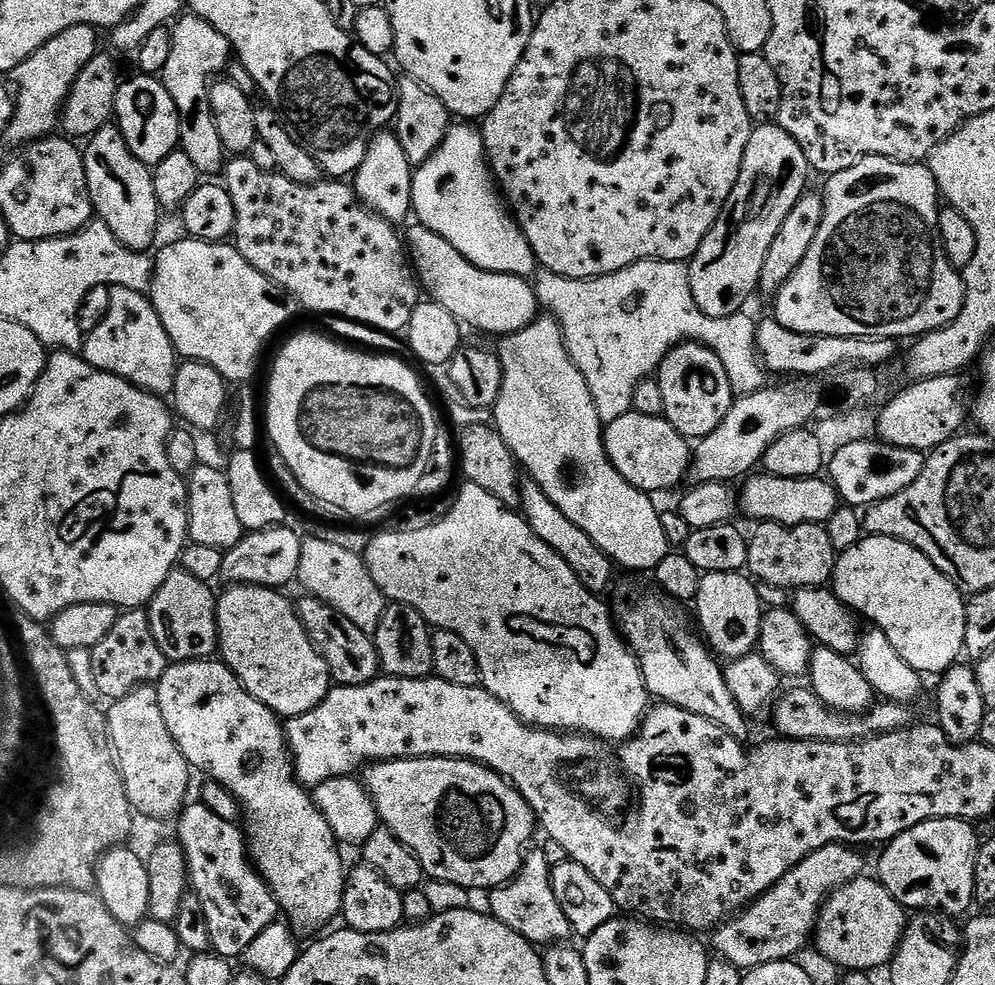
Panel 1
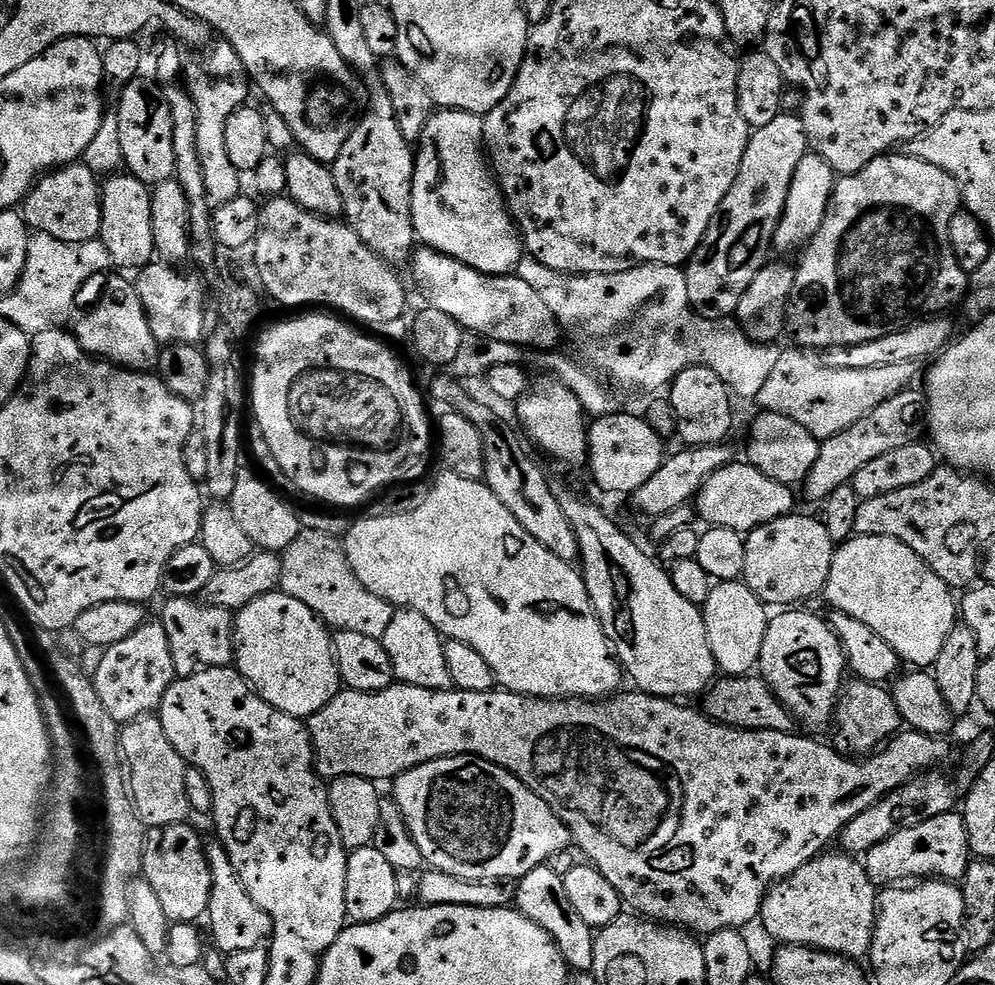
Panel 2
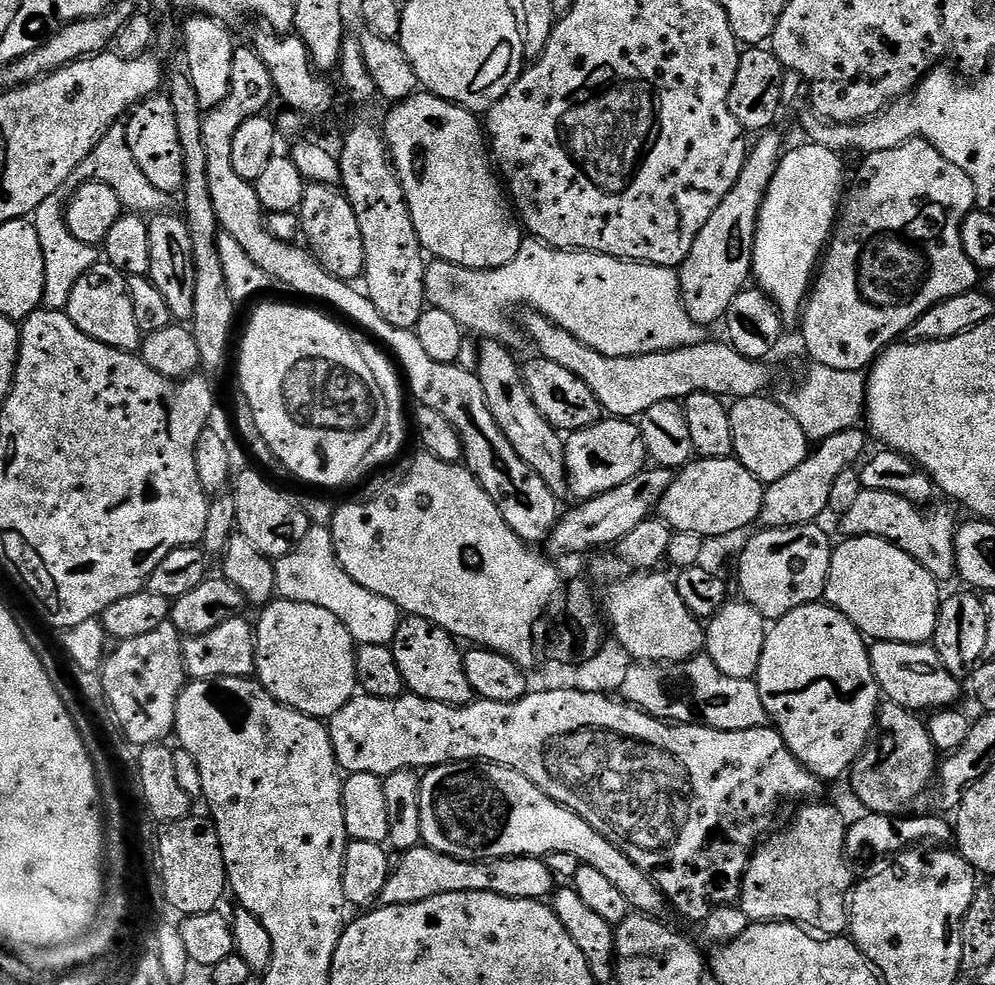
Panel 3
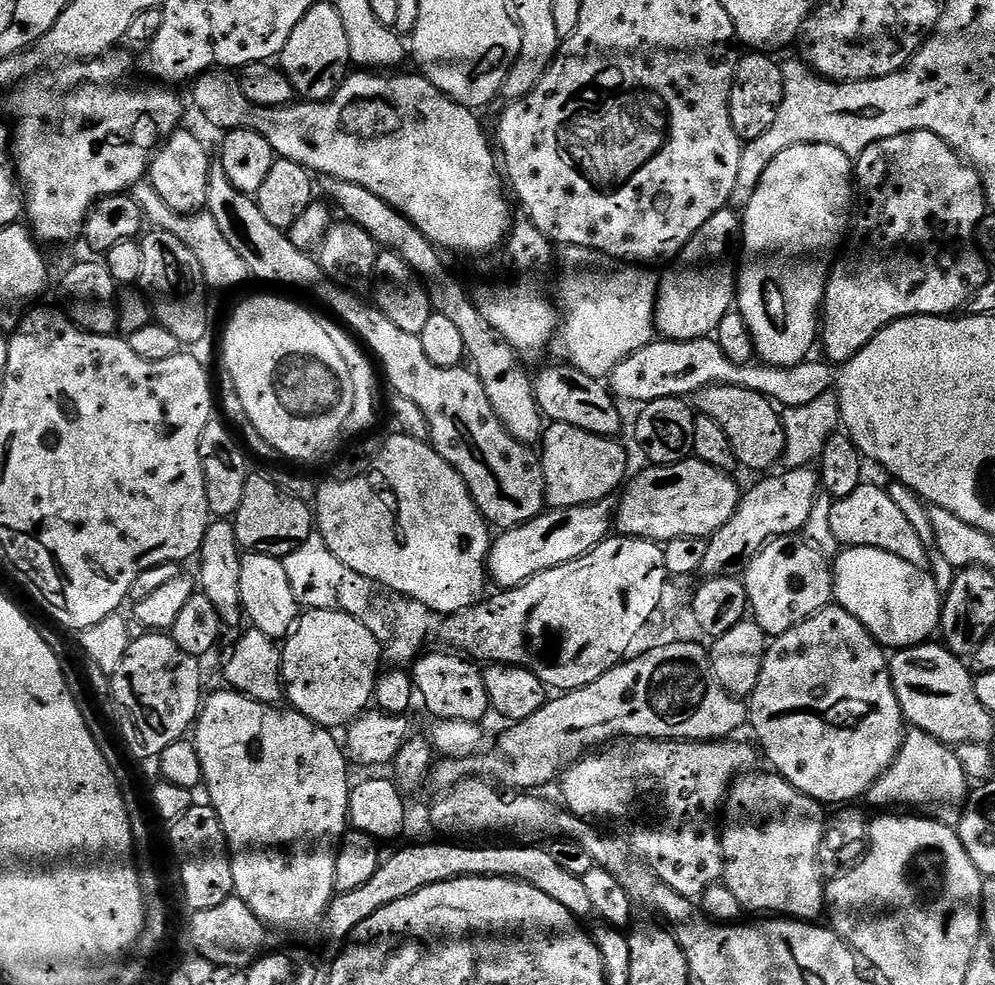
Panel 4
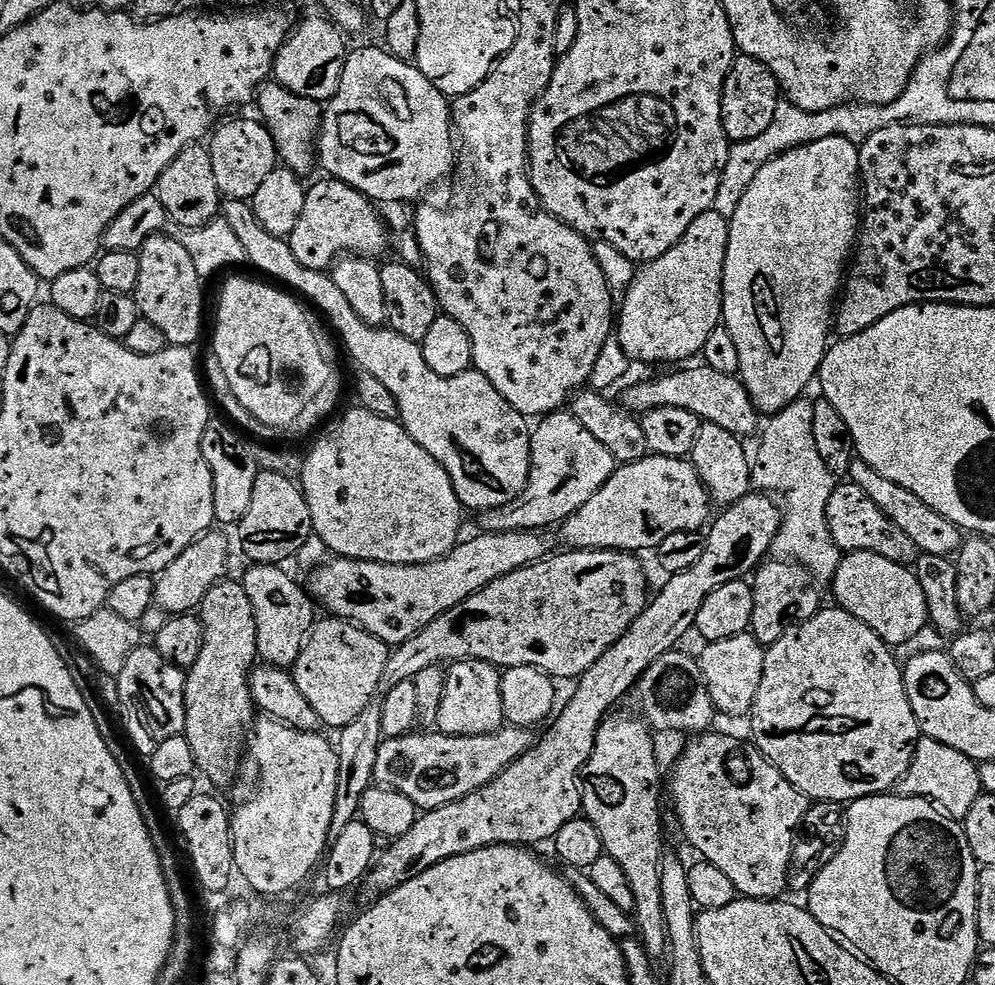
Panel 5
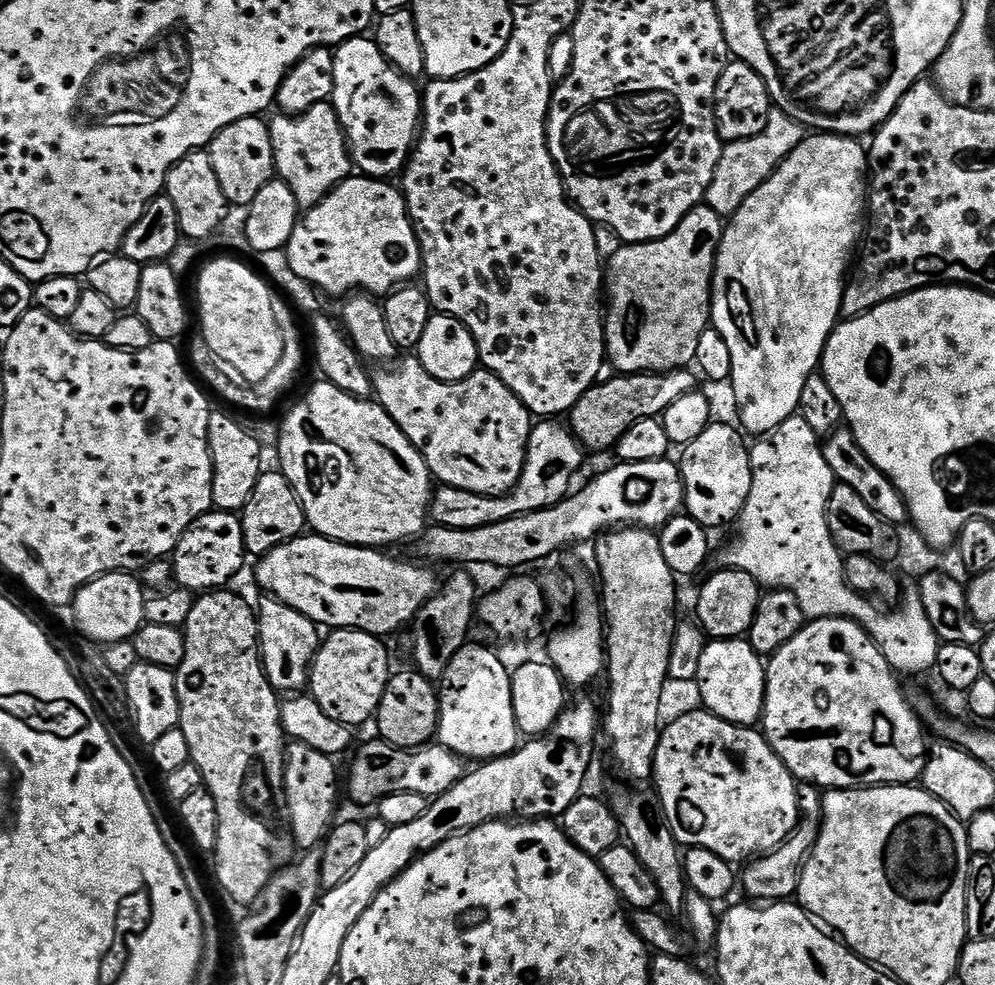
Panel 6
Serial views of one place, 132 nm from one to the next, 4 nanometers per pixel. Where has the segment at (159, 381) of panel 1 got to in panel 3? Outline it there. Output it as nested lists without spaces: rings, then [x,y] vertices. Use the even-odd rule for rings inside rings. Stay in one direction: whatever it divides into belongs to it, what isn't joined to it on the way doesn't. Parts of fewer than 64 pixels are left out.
[[[98,262],[90,266],[90,270],[86,270],[78,282],[74,282],[66,311],[70,322],[74,322],[82,334],[90,334],[90,338],[123,352],[136,352],[139,349],[142,333],[134,319],[134,302],[130,302],[128,277],[114,265]]]

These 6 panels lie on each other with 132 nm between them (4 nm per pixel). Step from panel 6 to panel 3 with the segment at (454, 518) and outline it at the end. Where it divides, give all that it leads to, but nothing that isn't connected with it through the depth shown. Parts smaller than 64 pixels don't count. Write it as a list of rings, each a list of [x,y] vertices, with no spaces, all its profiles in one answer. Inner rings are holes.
[[[602,418],[589,428],[579,428],[565,439],[564,449],[568,486],[571,495],[576,495],[580,502],[606,494],[622,486],[622,482],[630,482],[630,478],[645,471],[648,460],[640,425],[628,418]]]

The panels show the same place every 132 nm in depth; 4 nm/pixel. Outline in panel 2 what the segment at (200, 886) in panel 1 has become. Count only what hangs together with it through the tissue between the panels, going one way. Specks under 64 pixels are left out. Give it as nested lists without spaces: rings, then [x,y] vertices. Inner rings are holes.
[[[219,842],[209,843],[207,850],[210,874],[212,875],[212,893],[210,894],[210,906],[208,907],[206,924],[212,927],[212,936],[210,932],[211,943],[225,954],[237,952],[238,950],[254,950],[261,947],[272,935],[270,914],[266,914],[266,910],[262,910],[258,906],[258,902],[254,902],[254,898],[250,898],[250,894],[246,894],[246,886],[242,886],[242,882],[238,878],[238,874],[234,870],[234,866],[230,862],[223,845]]]

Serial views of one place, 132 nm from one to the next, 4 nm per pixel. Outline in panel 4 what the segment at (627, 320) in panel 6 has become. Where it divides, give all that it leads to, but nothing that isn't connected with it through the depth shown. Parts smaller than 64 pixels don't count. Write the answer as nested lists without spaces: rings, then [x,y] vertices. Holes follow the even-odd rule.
[[[731,207],[718,210],[718,214],[714,214],[706,222],[706,226],[702,226],[702,230],[698,230],[698,234],[694,234],[694,238],[690,238],[688,245],[681,250],[680,255],[671,261],[668,273],[658,280],[658,287],[656,290],[656,330],[657,333],[665,340],[703,340],[711,337],[716,331],[716,327],[722,322],[722,318],[726,318],[728,312],[733,311],[736,304],[736,293],[738,291],[738,253],[742,248],[742,220],[739,215]]]

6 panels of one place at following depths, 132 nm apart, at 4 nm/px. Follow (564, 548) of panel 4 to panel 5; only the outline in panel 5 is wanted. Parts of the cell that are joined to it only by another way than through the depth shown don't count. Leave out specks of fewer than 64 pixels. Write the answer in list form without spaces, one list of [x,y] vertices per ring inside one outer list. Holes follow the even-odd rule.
[[[539,531],[535,532],[484,532],[479,534],[473,540],[465,539],[463,542],[457,543],[456,547],[452,549],[448,555],[438,558],[429,564],[379,564],[378,562],[366,562],[365,560],[345,560],[343,558],[332,558],[320,565],[311,573],[312,588],[310,584],[310,592],[313,597],[321,605],[325,604],[329,608],[333,617],[342,620],[351,620],[354,624],[359,624],[367,630],[371,636],[376,636],[382,643],[389,646],[399,646],[405,644],[410,638],[414,638],[414,634],[418,634],[426,626],[430,626],[430,622],[434,622],[434,618],[438,618],[442,614],[446,614],[446,610],[454,610],[454,606],[458,606],[462,602],[466,602],[466,598],[470,598],[474,594],[478,594],[478,590],[482,590],[486,586],[490,586],[490,582],[494,582],[498,578],[502,578],[506,574],[510,574],[514,570],[524,568],[528,564],[536,564],[539,560],[545,559],[549,555],[547,535],[541,534]]]

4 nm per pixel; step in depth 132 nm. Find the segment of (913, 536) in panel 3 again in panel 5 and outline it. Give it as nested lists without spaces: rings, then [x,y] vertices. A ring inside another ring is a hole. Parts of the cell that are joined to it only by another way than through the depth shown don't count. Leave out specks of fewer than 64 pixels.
[[[840,482],[833,487],[830,502],[826,502],[826,522],[841,553],[873,552],[905,566],[915,565],[917,561],[918,553],[910,537],[902,534],[902,530],[898,530],[898,526],[894,526],[894,522],[890,522],[890,518],[886,518],[886,514],[882,514],[854,483]]]

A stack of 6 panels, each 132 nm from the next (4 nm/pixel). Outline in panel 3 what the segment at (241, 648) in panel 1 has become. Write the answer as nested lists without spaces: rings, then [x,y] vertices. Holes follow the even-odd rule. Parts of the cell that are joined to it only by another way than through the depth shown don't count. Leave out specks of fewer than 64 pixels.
[[[279,598],[263,605],[260,621],[255,621],[256,634],[256,671],[255,679],[259,680],[271,696],[287,708],[298,710],[307,716],[327,721],[346,702],[357,695],[356,682],[356,650],[357,643],[352,639],[350,630],[330,614],[330,610],[322,610],[322,606],[310,606],[306,602],[290,602]]]

